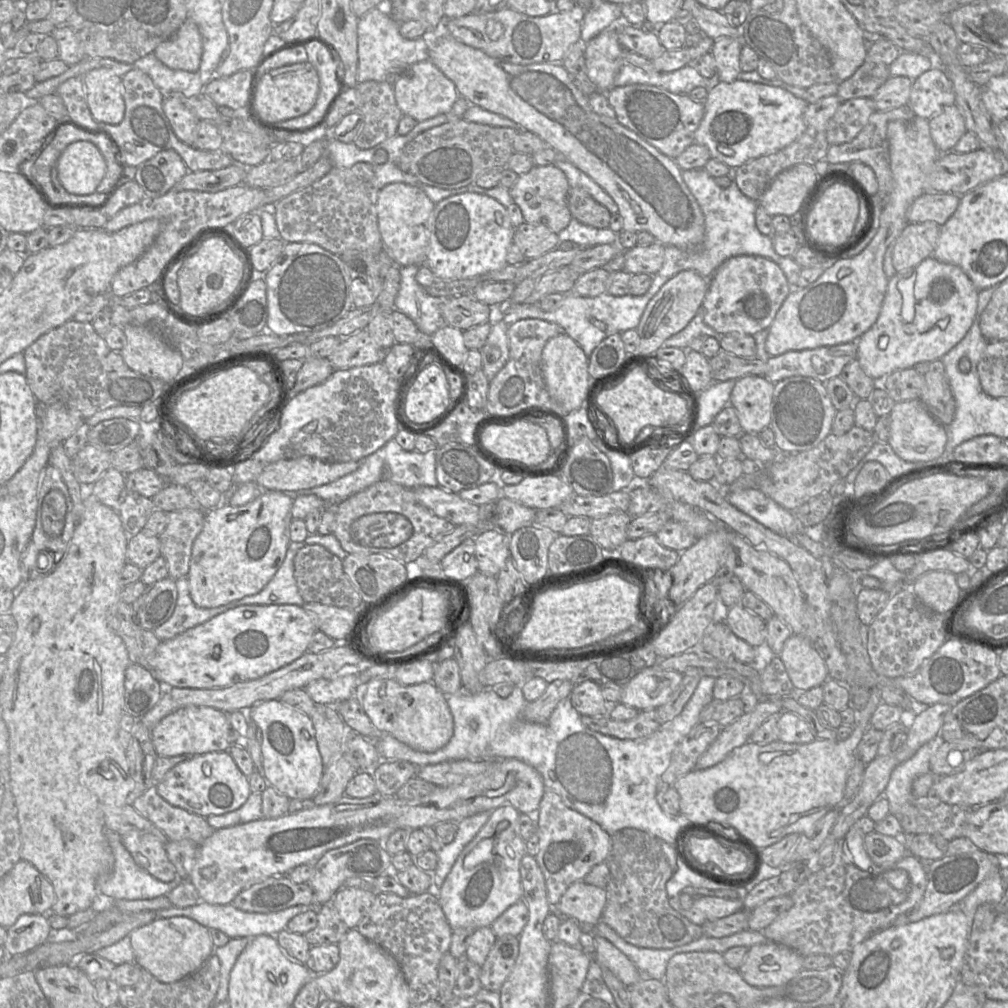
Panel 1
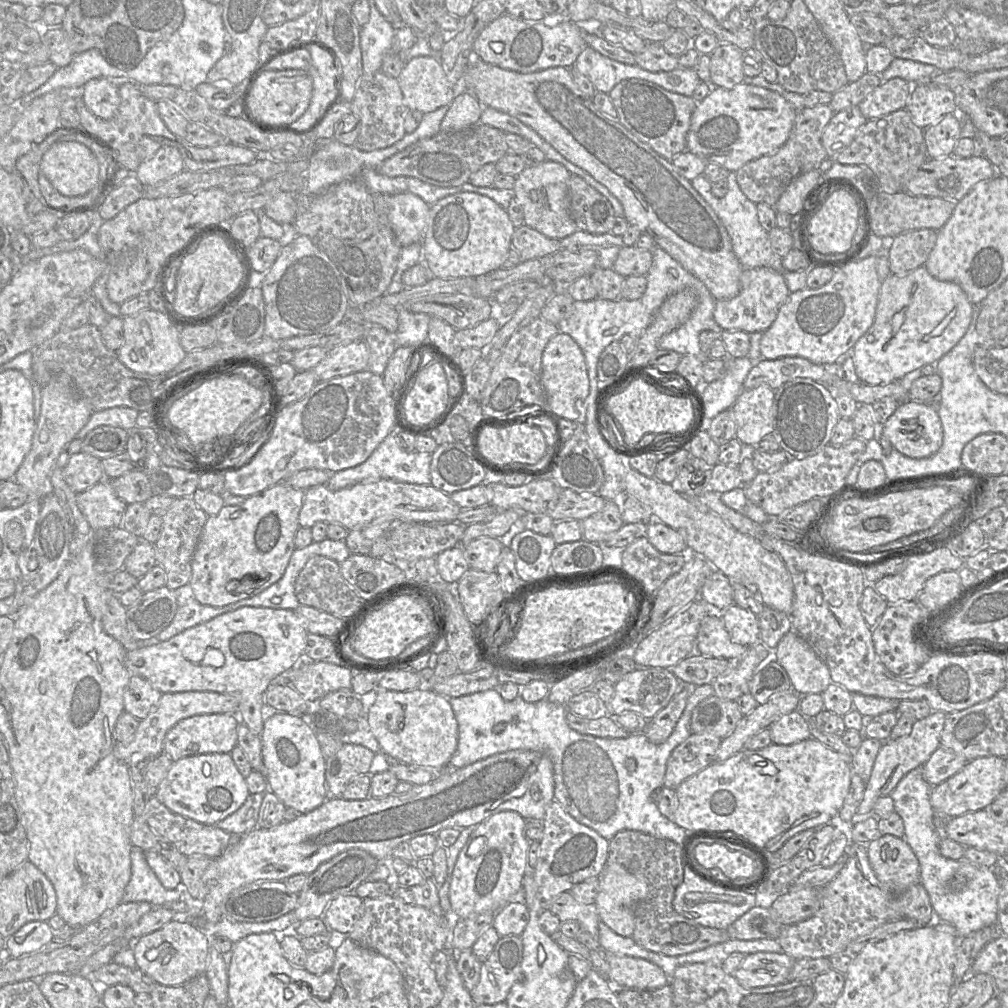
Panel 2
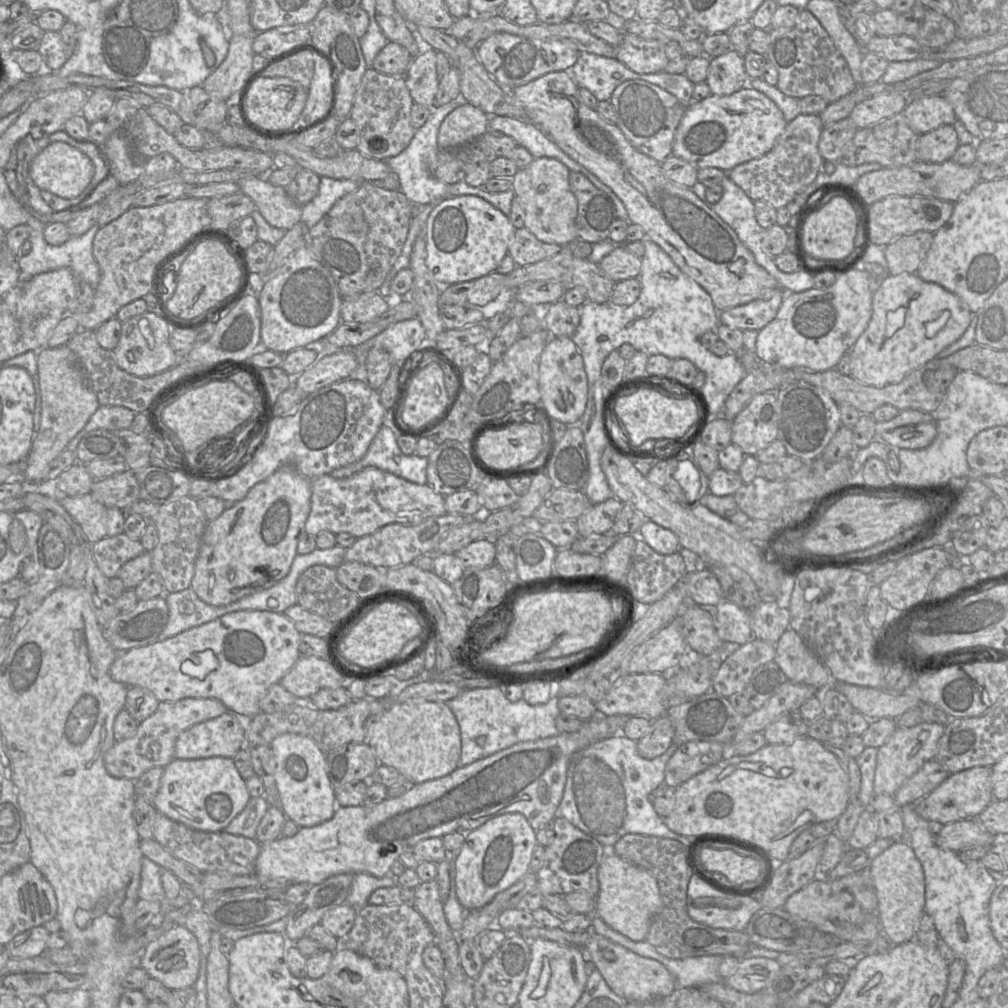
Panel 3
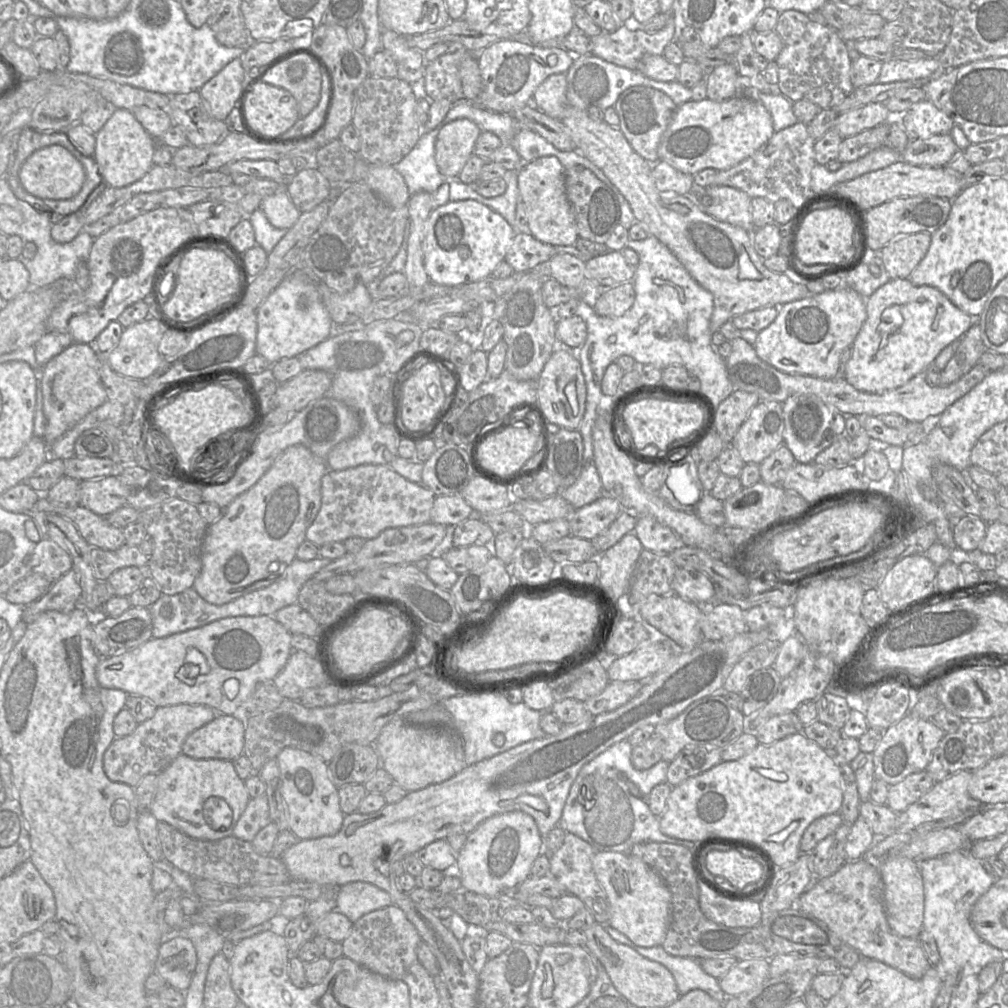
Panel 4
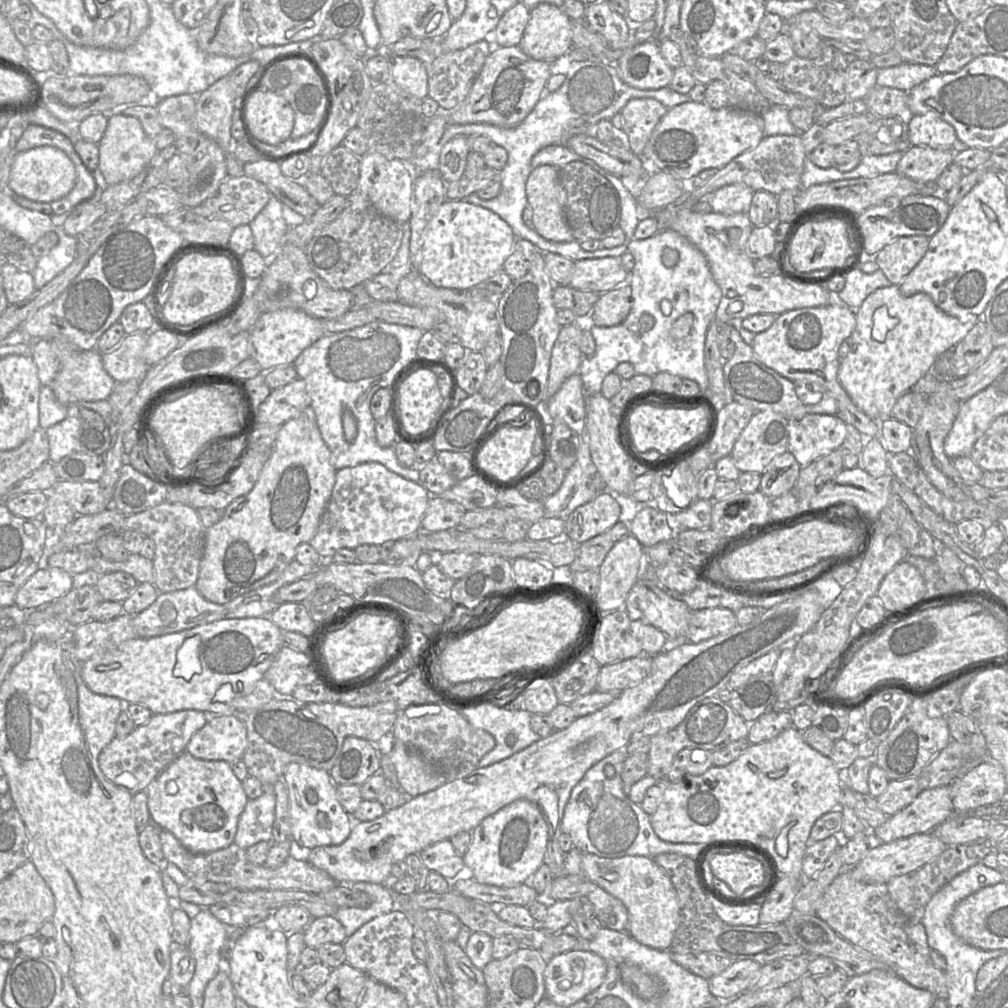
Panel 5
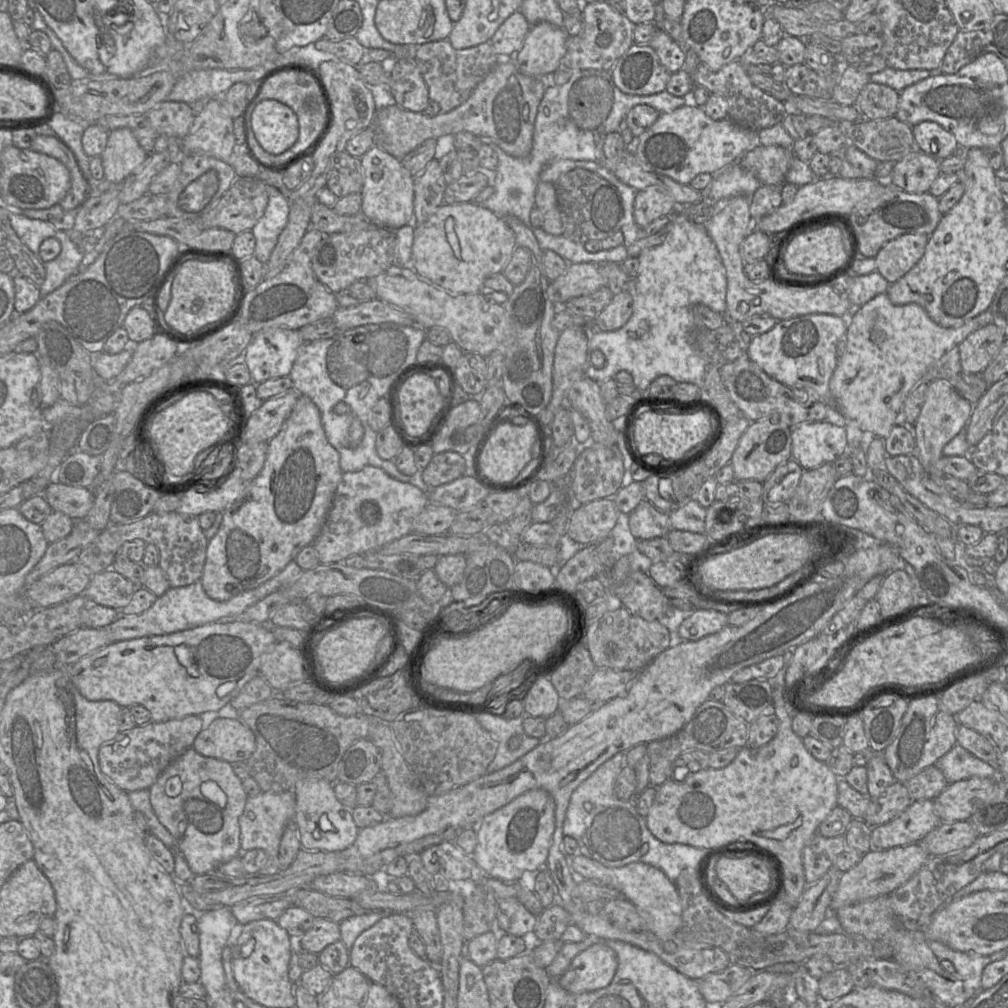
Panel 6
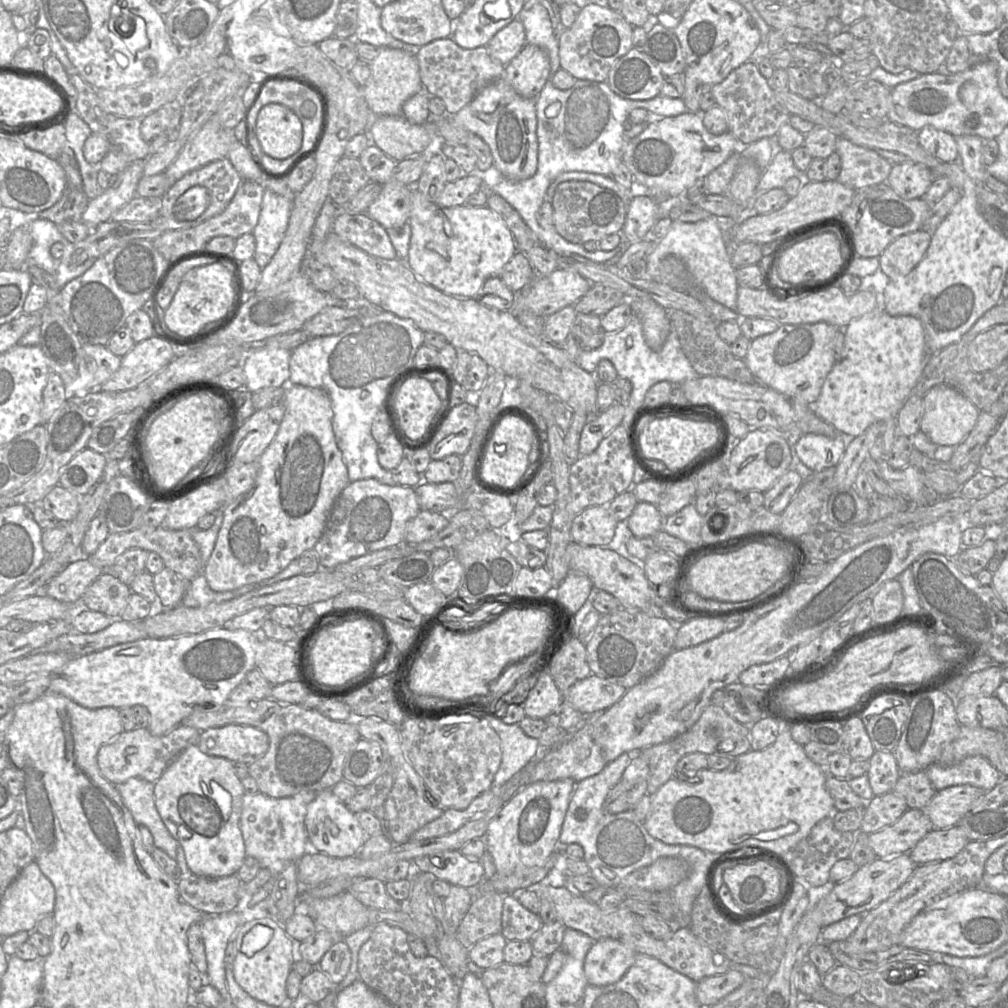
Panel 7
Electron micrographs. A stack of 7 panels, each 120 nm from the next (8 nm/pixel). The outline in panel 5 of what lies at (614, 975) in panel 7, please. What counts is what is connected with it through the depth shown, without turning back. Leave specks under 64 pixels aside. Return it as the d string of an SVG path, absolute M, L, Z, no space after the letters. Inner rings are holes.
M571 950L550 958L544 970L545 997L555 1004L568 1007L596 990L604 981L607 965L591 951Z

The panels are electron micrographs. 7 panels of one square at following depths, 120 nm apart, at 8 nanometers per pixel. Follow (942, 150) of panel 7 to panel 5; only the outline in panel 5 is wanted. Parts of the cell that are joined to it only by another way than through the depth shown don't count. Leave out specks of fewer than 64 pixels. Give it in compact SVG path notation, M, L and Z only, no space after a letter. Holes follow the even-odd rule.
M933 113L909 115L908 130L913 146L947 150L957 139L955 128Z

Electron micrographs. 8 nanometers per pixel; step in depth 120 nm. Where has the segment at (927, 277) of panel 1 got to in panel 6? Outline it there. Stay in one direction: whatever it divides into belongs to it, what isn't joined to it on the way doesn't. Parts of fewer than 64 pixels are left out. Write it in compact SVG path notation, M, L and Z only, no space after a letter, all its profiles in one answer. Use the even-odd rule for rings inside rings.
M887 293L876 295L861 307L854 308L848 315L846 350L829 382L837 409L847 424L856 424L860 430L873 432L876 437L886 439L893 426L902 417L906 397L923 380L929 367L946 352L958 346L972 332L988 324L993 324L990 310L980 313L959 326L944 327L934 322L926 310L917 303L894 305Z

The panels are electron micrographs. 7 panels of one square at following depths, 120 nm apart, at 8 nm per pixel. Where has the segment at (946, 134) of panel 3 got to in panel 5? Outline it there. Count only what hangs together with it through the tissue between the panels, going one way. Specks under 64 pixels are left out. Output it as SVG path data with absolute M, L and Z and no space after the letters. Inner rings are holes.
M910 146L902 155L896 172L918 183L935 184L947 166L953 163L953 149Z

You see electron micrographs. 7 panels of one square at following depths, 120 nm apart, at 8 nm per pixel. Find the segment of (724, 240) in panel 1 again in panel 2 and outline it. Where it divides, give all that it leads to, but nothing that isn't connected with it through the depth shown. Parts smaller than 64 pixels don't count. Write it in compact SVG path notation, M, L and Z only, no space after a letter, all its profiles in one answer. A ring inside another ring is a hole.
M730 172L728 177L728 191L722 198L712 193L712 182L704 175L699 175L691 181L693 188L712 207L731 239L732 248L744 269L768 267L781 273L790 292L806 288L808 270L788 271L782 264L782 258L773 252L768 232L762 227L757 215L756 204L751 201L740 189L736 172Z

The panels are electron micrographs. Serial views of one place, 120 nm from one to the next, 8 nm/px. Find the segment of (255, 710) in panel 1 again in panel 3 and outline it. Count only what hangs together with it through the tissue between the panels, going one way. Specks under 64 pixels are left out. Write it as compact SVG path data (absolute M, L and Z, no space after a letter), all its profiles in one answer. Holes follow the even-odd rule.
M285 733L270 744L274 756L274 778L281 810L299 828L313 827L330 820L336 809L335 790L326 773L326 754L316 742L300 734Z

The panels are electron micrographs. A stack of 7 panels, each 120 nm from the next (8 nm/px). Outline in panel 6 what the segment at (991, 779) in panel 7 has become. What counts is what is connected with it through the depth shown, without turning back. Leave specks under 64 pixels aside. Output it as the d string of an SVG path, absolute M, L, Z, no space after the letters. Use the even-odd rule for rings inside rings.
M959 744L954 745L934 765L942 771L948 784L975 776L997 778L997 770L994 767Z

